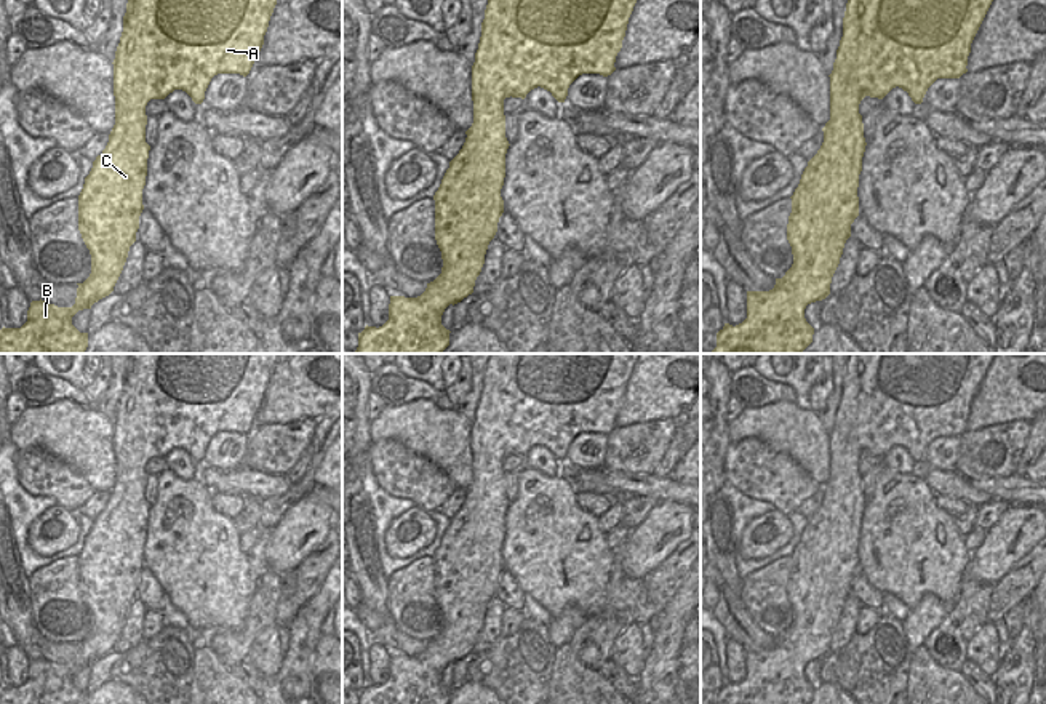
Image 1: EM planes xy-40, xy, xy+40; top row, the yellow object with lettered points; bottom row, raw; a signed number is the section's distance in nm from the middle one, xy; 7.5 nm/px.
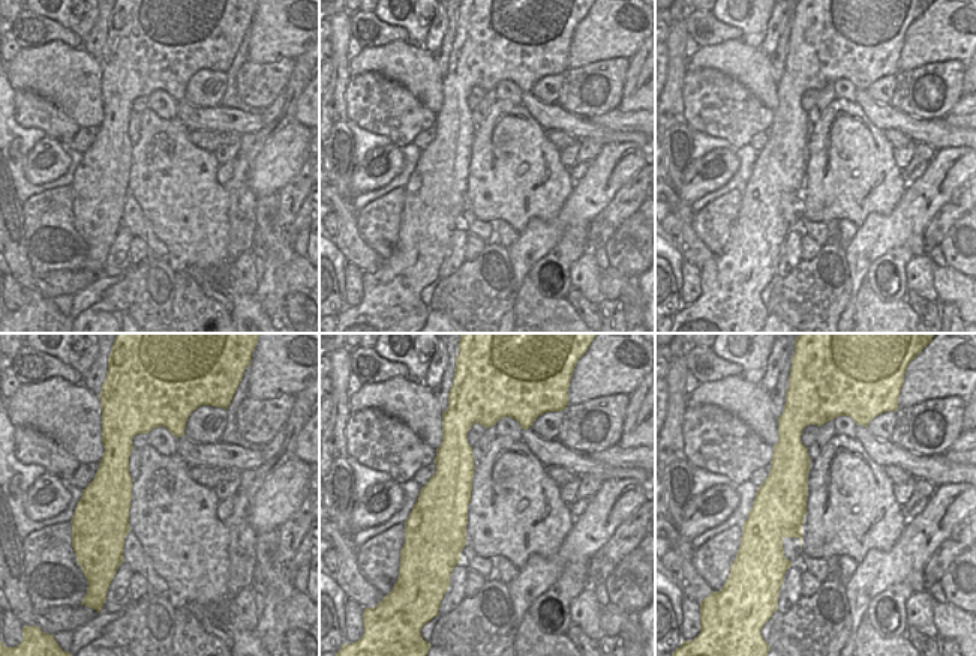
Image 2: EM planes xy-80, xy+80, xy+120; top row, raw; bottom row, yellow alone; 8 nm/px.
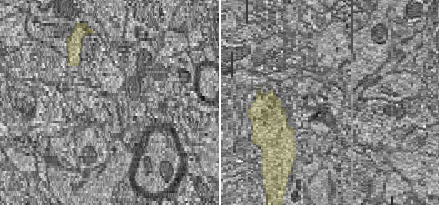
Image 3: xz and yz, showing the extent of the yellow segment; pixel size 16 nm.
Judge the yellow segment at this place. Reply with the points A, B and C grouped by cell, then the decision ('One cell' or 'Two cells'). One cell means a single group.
Groups: A B C. One cell.

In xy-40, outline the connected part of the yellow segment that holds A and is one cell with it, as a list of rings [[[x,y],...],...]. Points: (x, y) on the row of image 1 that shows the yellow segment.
[[[128,0],[123,16],[123,32],[114,59],[115,125],[109,142],[93,162],[78,195],[78,230],[91,254],[91,274],[77,283],[72,307],[58,307],[45,301],[32,301],[27,322],[21,328],[0,330],[0,354],[83,354],[88,333],[72,325],[72,317],[109,296],[123,270],[130,246],[136,242],[139,216],[144,210],[142,189],[147,176],[150,146],[146,142],[146,106],[150,99],[165,99],[174,90],[186,91],[195,104],[202,104],[211,78],[218,74],[240,74],[246,77],[264,45],[264,35],[277,0]]]

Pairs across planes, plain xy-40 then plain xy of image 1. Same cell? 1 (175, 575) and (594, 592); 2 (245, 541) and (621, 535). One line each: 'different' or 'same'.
1: same
2: same

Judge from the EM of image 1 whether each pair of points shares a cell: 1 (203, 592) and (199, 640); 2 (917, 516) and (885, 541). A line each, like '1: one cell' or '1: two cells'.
1: two cells
2: one cell

